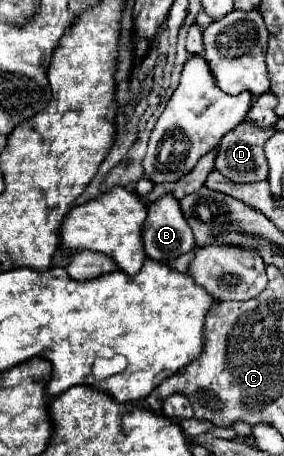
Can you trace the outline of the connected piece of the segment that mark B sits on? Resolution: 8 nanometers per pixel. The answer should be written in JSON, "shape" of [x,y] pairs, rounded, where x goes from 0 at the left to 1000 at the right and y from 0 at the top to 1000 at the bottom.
{"shape":[[[592,425],[521,447],[521,474],[500,496],[500,535],[528,570],[606,575],[690,544],[683,513],[655,491],[634,447]]]}

